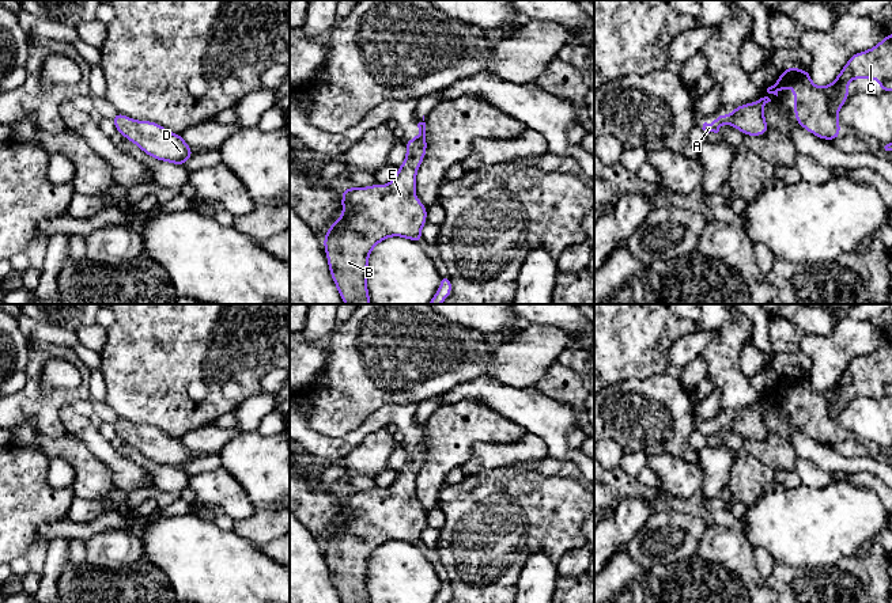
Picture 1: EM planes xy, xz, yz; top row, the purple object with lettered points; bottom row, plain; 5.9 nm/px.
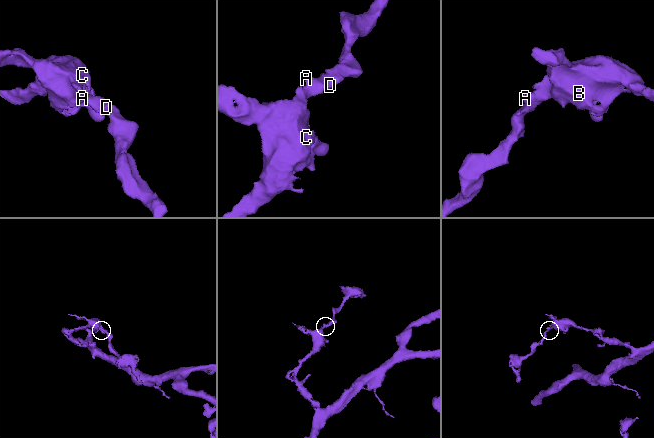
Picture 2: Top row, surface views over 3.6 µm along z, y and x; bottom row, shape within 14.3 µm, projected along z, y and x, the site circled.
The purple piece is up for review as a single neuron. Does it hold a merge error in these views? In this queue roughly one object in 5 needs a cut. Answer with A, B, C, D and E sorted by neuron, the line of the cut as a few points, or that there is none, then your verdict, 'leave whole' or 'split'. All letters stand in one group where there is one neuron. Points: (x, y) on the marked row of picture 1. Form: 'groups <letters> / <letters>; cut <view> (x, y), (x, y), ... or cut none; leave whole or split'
groups A B C D E; cut none; leave whole

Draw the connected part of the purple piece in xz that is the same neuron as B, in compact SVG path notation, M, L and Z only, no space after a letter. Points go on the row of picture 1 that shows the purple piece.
M423 115L423 121L417 124L419 128L419 136L411 140L404 141L405 148L407 148L407 158L402 162L402 164L398 167L393 181L388 185L371 185L371 186L366 186L366 187L343 187L343 196L341 196L341 206L343 206L343 216L330 223L329 231L324 235L324 249L326 253L326 259L328 259L328 265L329 265L329 270L330 270L330 277L333 280L333 282L336 284L336 288L339 291L339 293L341 295L341 299L345 304L371 304L370 302L370 295L368 295L368 289L367 289L367 268L368 268L368 257L371 250L382 240L385 240L386 238L392 238L392 236L401 236L401 238L407 238L409 240L413 240L419 244L422 244L423 238L422 238L422 228L423 225L427 223L427 206L420 201L415 198L416 194L416 172L426 156L427 152L427 139L426 139L426 122L424 122L424 115Z

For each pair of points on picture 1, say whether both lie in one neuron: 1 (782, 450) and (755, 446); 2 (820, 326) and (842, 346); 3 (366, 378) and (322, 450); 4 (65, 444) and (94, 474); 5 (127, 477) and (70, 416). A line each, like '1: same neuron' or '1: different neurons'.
1: same neuron
2: different neurons
3: different neurons
4: same neuron
5: same neuron

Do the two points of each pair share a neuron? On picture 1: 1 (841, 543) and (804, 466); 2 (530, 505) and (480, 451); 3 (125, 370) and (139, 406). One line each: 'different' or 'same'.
1: different
2: different
3: same

